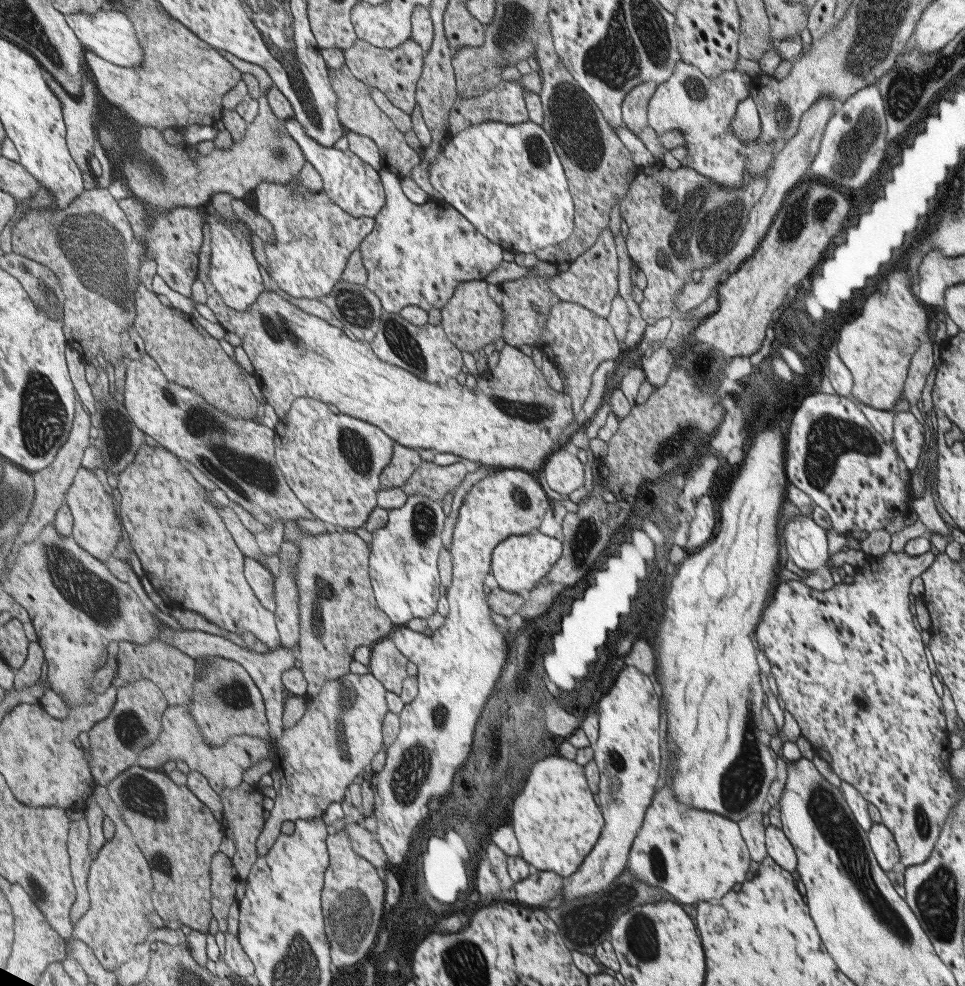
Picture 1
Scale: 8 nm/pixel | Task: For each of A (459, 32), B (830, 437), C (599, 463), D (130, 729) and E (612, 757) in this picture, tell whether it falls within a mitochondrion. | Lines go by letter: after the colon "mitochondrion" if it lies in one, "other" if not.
A: other
B: mitochondrion
C: other
D: mitochondrion
E: mitochondrion

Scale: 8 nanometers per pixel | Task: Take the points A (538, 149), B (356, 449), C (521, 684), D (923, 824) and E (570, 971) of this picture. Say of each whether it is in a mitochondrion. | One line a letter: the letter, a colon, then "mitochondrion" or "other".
A: mitochondrion
B: mitochondrion
C: other
D: mitochondrion
E: other

